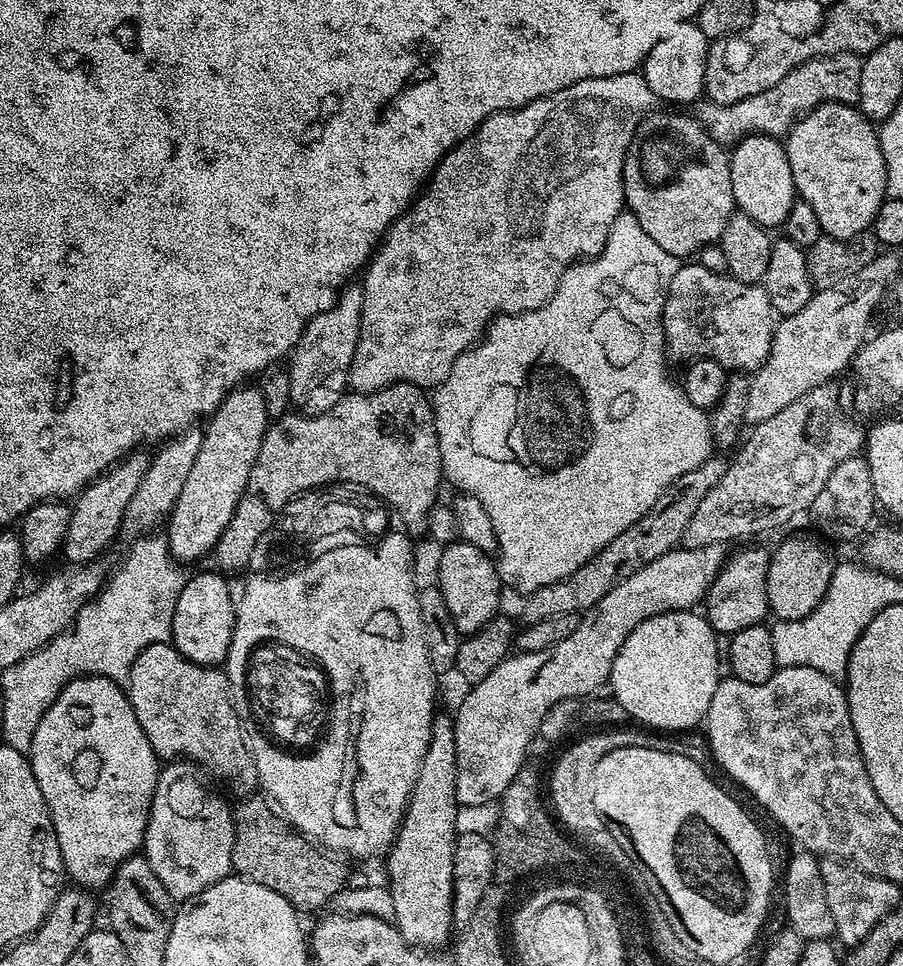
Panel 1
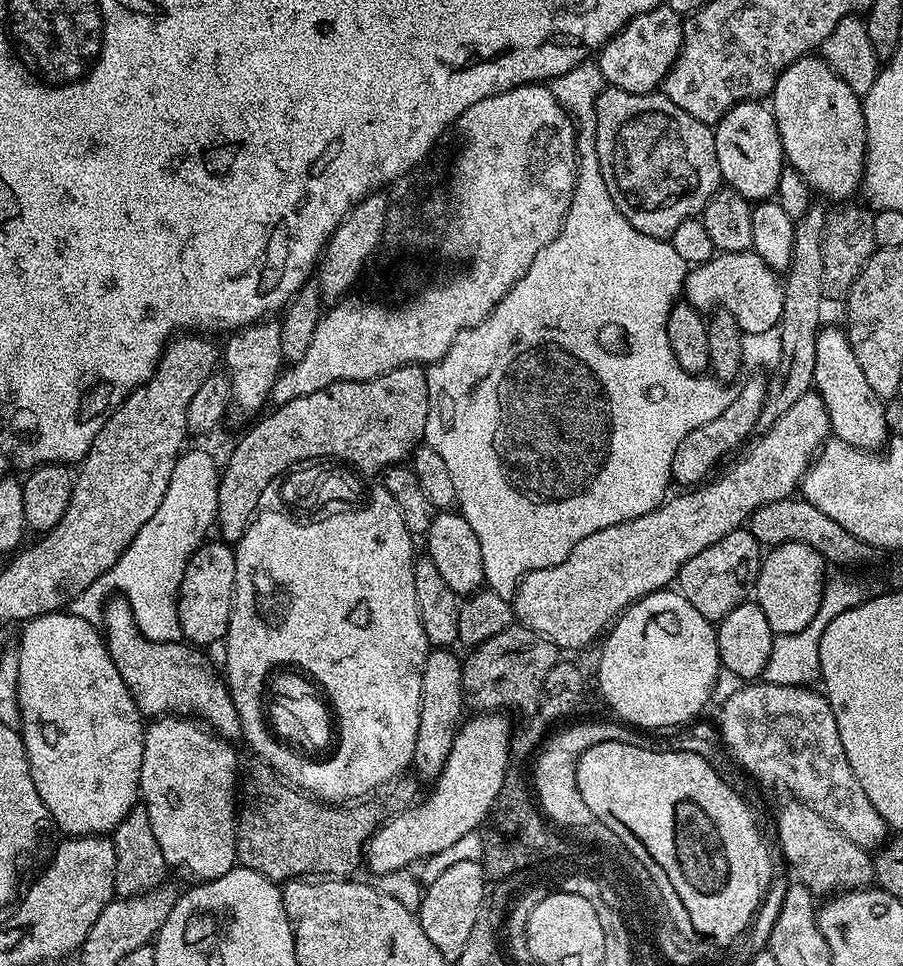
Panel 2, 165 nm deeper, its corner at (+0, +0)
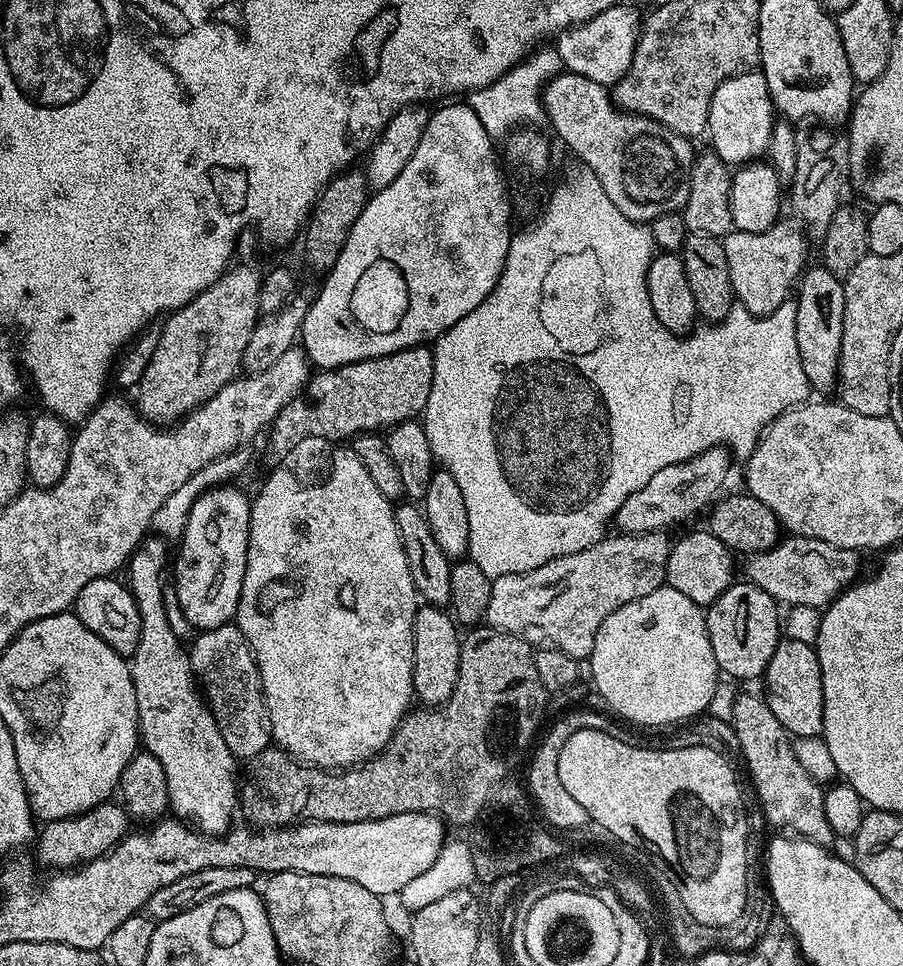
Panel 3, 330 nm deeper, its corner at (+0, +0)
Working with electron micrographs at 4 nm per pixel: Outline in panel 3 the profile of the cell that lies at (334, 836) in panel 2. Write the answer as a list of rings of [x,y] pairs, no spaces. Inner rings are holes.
[[[476,626],[471,629],[469,636],[465,635],[460,641],[460,669],[458,670],[458,682],[454,686],[454,694],[436,708],[427,706],[417,707],[409,711],[404,719],[396,727],[396,733],[392,736],[392,742],[373,756],[371,760],[365,760],[362,766],[353,766],[347,770],[325,770],[323,768],[314,768],[310,764],[303,763],[295,756],[289,756],[282,748],[269,746],[261,750],[254,759],[247,761],[246,768],[248,773],[243,773],[242,783],[238,788],[238,804],[242,809],[249,825],[255,826],[260,830],[275,830],[278,828],[287,828],[294,824],[305,822],[366,822],[367,820],[381,820],[390,818],[394,814],[410,814],[411,812],[430,812],[443,818],[449,825],[465,824],[471,826],[476,823],[476,817],[479,816],[486,802],[490,798],[491,790],[501,781],[504,776],[513,771],[511,769],[520,760],[520,755],[528,748],[528,743],[532,740],[532,735],[536,732],[536,727],[540,724],[540,715],[544,712],[544,699],[546,693],[542,686],[542,678],[538,678],[538,669],[534,666],[534,648],[521,638],[509,632],[503,632],[497,628],[487,626]]]

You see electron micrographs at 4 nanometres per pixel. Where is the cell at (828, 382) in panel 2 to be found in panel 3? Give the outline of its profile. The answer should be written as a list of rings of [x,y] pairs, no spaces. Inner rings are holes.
[[[823,266],[805,267],[794,292],[796,302],[796,341],[798,354],[802,358],[802,370],[806,370],[806,378],[813,389],[828,392],[837,387],[840,351],[842,350],[842,322],[844,321],[844,281],[835,276],[829,268]]]

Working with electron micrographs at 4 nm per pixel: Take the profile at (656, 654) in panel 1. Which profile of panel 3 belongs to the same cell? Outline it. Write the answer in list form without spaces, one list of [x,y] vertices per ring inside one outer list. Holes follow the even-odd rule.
[[[667,586],[654,590],[654,594],[646,594],[646,598],[626,602],[626,606],[614,610],[614,614],[610,614],[610,618],[598,626],[591,664],[592,680],[601,698],[617,712],[616,716],[621,721],[632,726],[676,726],[679,720],[698,715],[716,692],[718,669],[708,637],[705,609],[690,602],[686,594],[678,594],[678,590]]]

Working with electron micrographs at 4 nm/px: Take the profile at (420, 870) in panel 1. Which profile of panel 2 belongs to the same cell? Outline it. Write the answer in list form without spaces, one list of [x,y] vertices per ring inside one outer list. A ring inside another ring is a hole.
[[[438,648],[429,651],[426,666],[422,670],[422,694],[420,695],[420,717],[418,718],[418,738],[414,742],[411,767],[416,768],[417,777],[425,776],[428,782],[435,781],[450,758],[456,733],[465,719],[466,697],[464,695],[464,666],[455,651]]]

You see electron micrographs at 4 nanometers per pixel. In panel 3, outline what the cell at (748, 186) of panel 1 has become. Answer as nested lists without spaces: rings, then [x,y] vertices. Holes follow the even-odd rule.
[[[763,71],[739,72],[726,78],[708,107],[707,139],[712,139],[711,151],[729,166],[742,166],[756,162],[767,153],[770,134],[774,123],[774,109],[770,90],[766,86]]]

